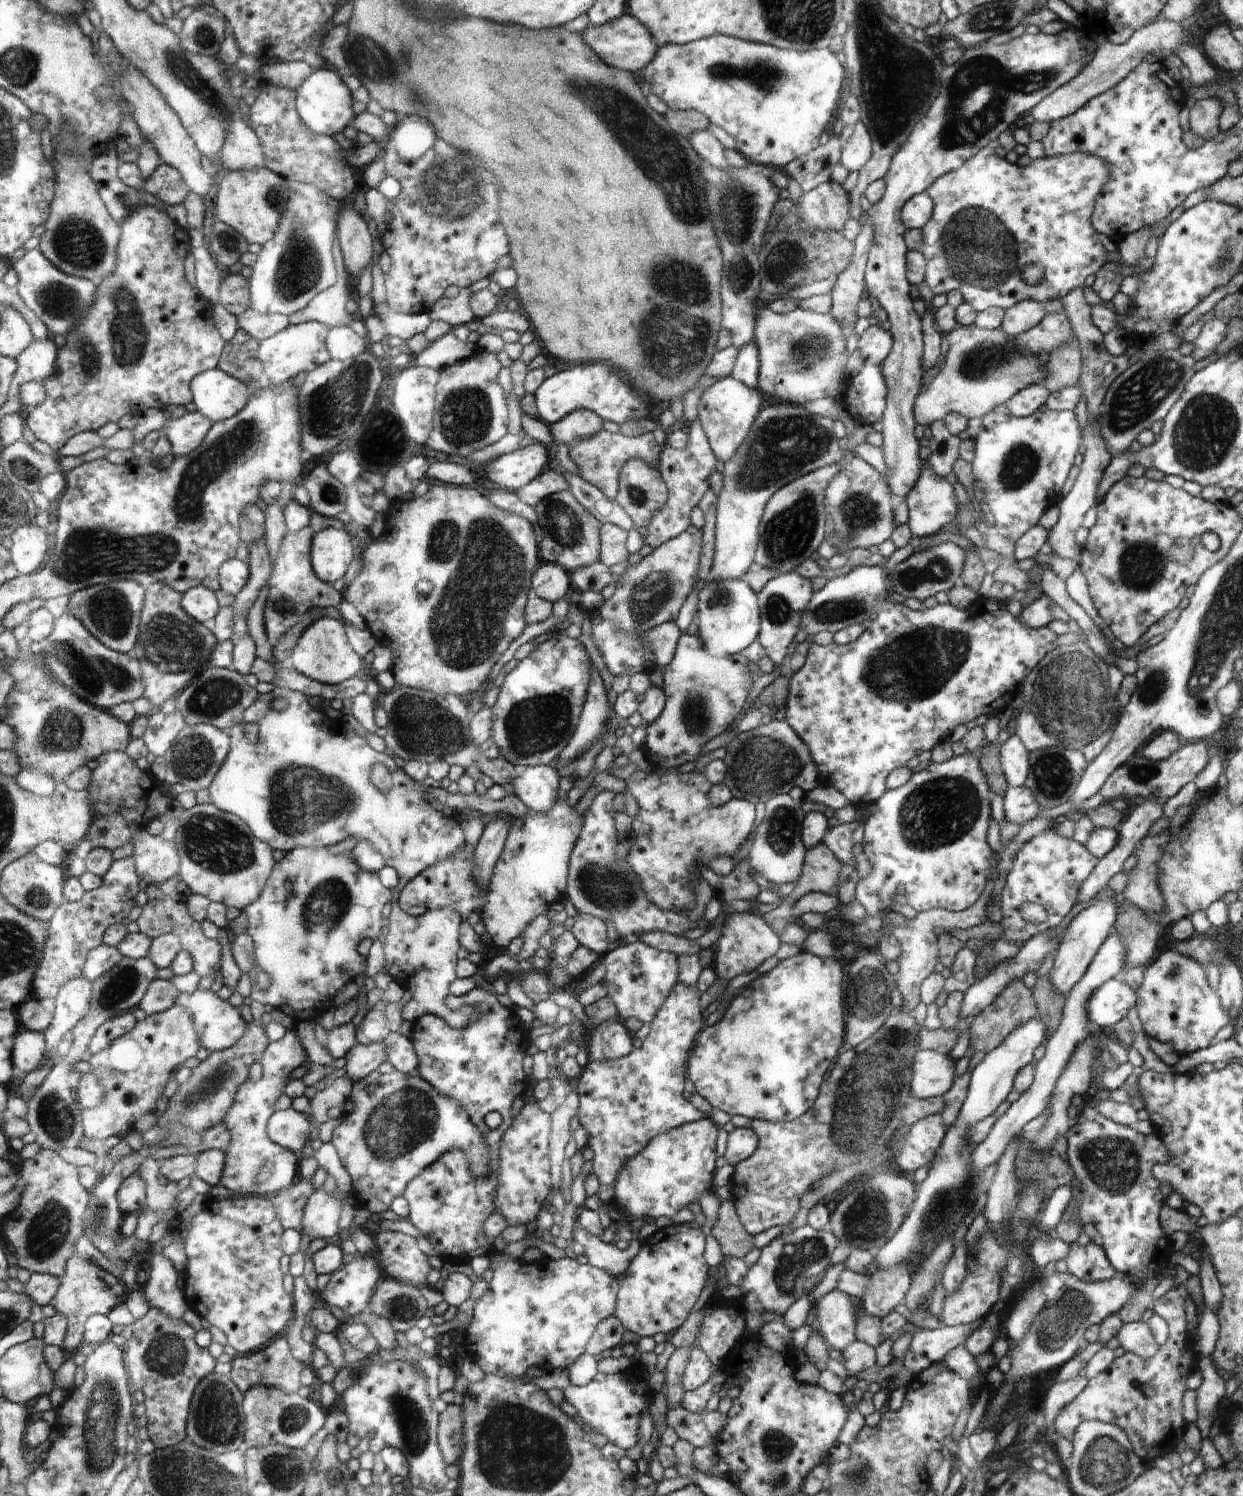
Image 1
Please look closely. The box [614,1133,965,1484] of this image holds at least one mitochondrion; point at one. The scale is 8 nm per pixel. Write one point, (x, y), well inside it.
(878, 1215)

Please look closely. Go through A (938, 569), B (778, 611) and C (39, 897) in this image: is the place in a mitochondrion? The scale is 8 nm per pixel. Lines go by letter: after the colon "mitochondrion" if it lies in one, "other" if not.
A: mitochondrion
B: mitochondrion
C: mitochondrion

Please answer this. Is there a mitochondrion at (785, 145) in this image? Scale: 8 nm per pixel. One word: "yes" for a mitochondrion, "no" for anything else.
no

